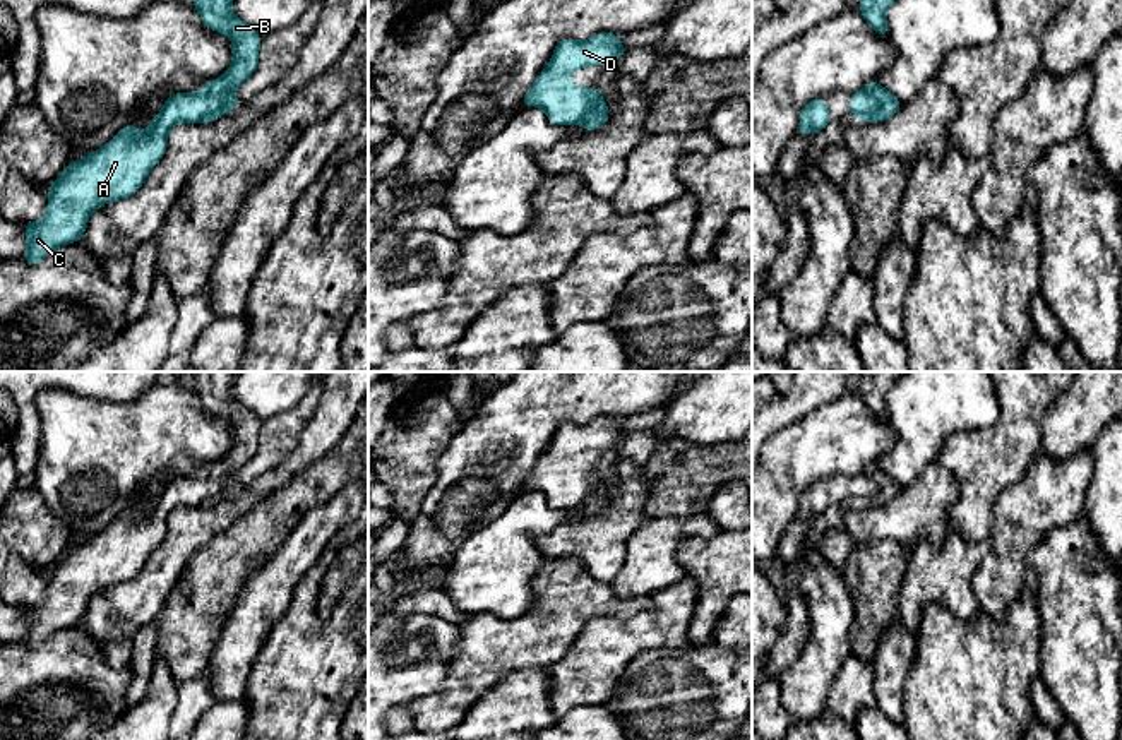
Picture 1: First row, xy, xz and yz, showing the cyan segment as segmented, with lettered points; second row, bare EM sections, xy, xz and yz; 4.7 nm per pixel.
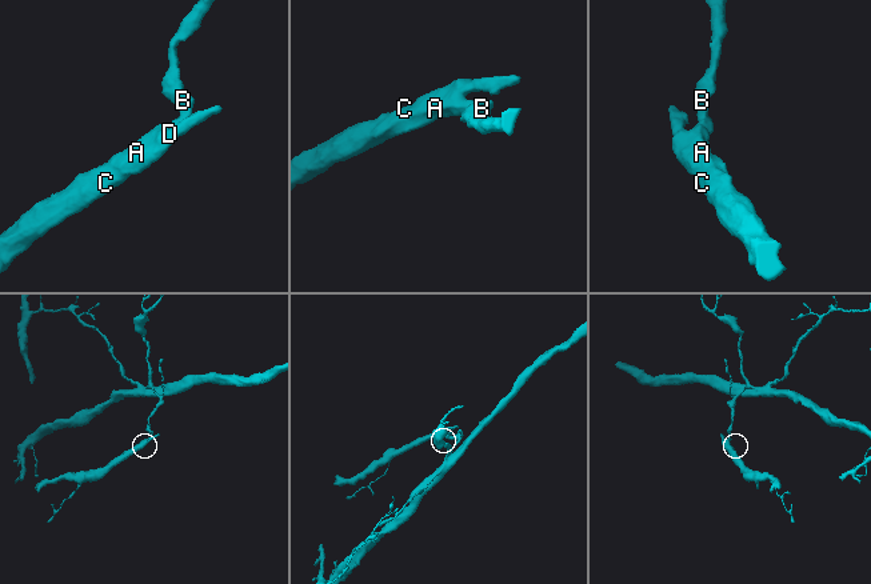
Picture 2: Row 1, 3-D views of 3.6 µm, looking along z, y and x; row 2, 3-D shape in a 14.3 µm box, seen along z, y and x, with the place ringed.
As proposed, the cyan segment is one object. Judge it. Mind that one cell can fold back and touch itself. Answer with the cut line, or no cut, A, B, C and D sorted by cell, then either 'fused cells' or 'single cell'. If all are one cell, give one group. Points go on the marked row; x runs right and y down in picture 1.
cut in yz along (865, 88), (874, 96), (877, 108), (864, 119); A C D / B; fused cells

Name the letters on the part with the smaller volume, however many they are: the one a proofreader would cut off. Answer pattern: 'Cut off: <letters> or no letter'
Cut off: A, C, D

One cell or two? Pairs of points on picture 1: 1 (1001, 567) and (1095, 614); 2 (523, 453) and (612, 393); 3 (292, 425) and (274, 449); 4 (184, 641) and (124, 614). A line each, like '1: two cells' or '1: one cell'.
1: two cells
2: one cell
3: one cell
4: two cells

